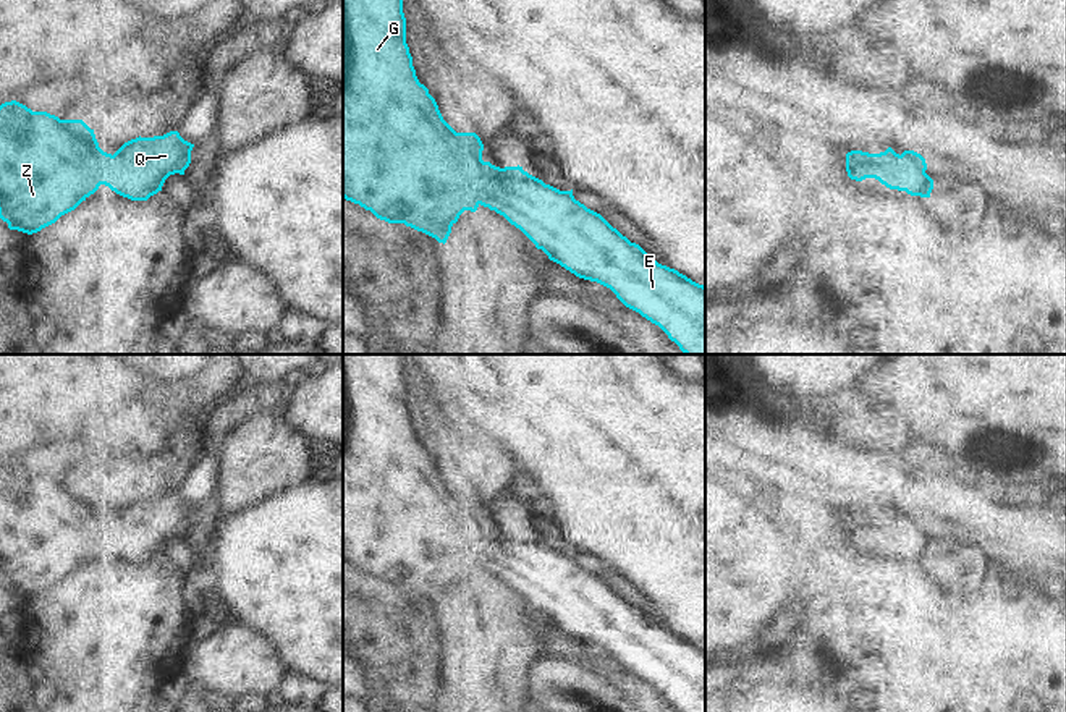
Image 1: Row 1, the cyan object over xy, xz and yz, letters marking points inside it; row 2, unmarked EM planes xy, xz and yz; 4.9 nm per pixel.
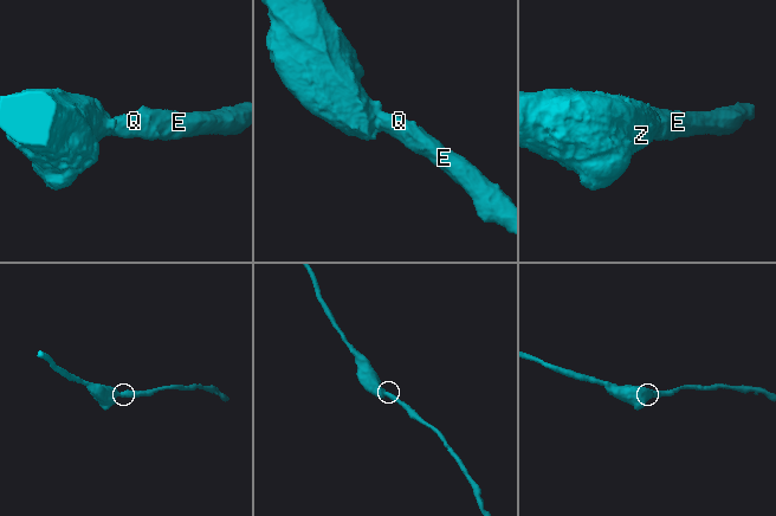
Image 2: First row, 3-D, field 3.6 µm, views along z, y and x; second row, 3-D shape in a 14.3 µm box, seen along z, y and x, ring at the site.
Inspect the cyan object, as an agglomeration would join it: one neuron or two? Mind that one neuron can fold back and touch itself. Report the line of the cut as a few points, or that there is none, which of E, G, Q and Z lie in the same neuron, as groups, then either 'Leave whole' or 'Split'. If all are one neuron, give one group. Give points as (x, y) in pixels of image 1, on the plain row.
No split. Groups: E G Q Z. Leave whole.

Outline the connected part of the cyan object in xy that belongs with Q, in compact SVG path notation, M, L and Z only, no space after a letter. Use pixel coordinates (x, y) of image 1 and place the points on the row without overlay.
M16 463L5 464L0 468L0 581L10 592L37 595L74 573L100 547L131 563L147 563L170 537L184 537L192 510L178 494L170 494L131 502L112 518L99 510L94 492L82 482L60 482Z

